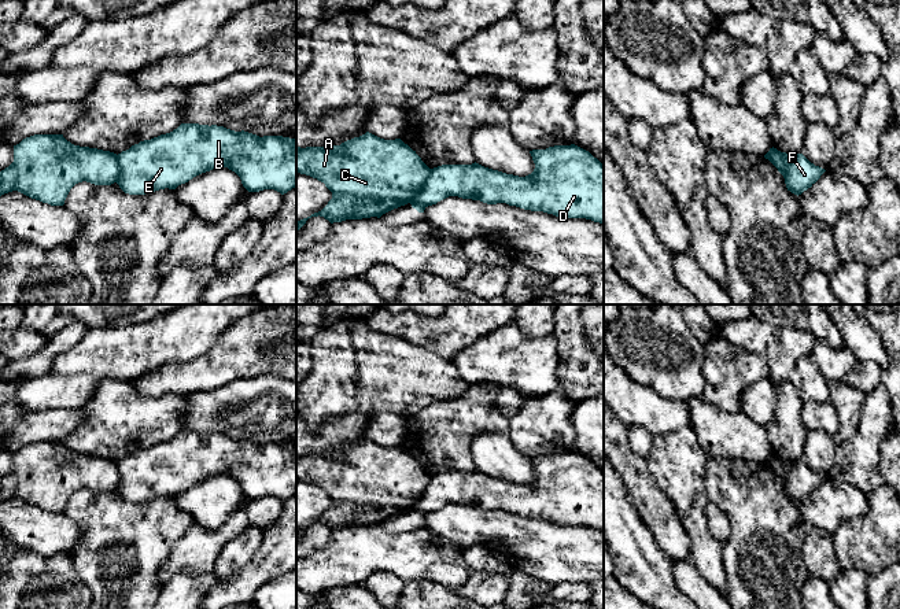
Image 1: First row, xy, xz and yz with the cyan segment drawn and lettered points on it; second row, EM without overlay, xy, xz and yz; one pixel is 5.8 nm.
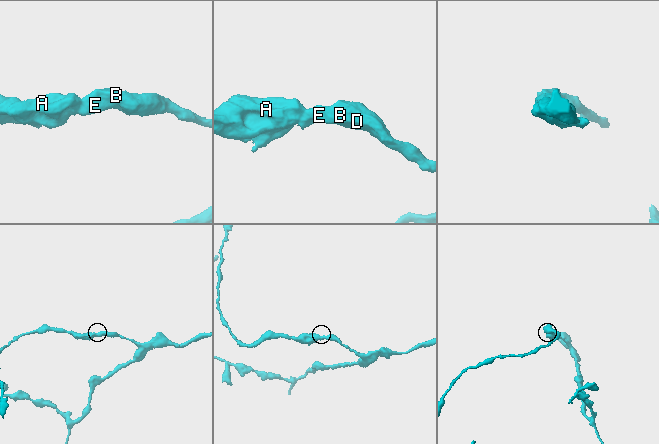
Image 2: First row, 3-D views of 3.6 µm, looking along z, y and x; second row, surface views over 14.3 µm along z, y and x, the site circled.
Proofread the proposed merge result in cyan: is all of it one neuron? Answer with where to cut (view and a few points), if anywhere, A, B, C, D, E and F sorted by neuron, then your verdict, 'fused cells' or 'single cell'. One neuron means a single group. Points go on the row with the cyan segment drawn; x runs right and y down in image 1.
cut in xz along (431, 169), (424, 185), (409, 202); A C / B D E F; fused cells

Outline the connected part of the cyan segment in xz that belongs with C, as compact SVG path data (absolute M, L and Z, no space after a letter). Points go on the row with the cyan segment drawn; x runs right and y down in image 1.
M369 132L359 137L354 137L342 143L340 145L327 147L296 147L296 173L310 176L324 182L325 187L332 192L332 199L318 213L311 214L296 222L296 232L306 224L311 217L324 217L331 224L342 222L346 219L362 219L377 217L410 203L414 196L424 187L431 169L421 160L421 158L401 139L384 140Z

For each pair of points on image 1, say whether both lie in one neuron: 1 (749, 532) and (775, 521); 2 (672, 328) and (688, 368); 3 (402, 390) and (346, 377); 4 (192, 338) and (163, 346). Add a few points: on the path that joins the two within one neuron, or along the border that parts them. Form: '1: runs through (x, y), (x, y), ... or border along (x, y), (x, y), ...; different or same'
1: runs through (756, 532), (763, 532), (768, 527); same
2: runs through (672, 338), (672, 353), (678, 358); same
3: border along (353, 349), (356, 360), (356, 403), (360, 410); different
4: runs through (185, 338), (170, 339); same

